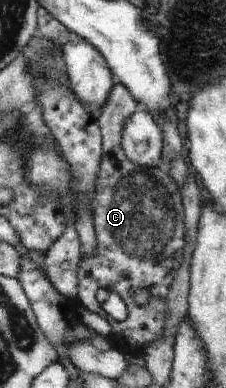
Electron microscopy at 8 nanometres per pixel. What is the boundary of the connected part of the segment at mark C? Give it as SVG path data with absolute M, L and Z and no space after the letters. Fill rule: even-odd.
M116 80L114 87L109 91L108 99L102 106L102 112L96 119L100 126L102 136L102 159L100 172L97 175L96 191L94 192L95 202L92 205L92 217L96 238L94 255L90 257L80 257L80 263L77 271L79 302L85 309L101 318L105 318L112 328L108 339L114 348L123 354L130 353L133 356L145 356L145 350L153 343L162 338L164 326L166 323L166 304L170 291L170 284L175 278L177 269L184 258L186 241L186 228L184 225L184 206L180 197L180 188L172 177L162 170L163 164L159 167L145 168L133 161L125 154L122 147L122 124L129 115L137 111L137 103L119 80ZM145 288L150 294L149 300L144 305L135 303L135 292ZM97 290L111 290L119 294L119 298L125 302L128 308L128 316L124 321L113 319L101 307L101 304L95 298Z

